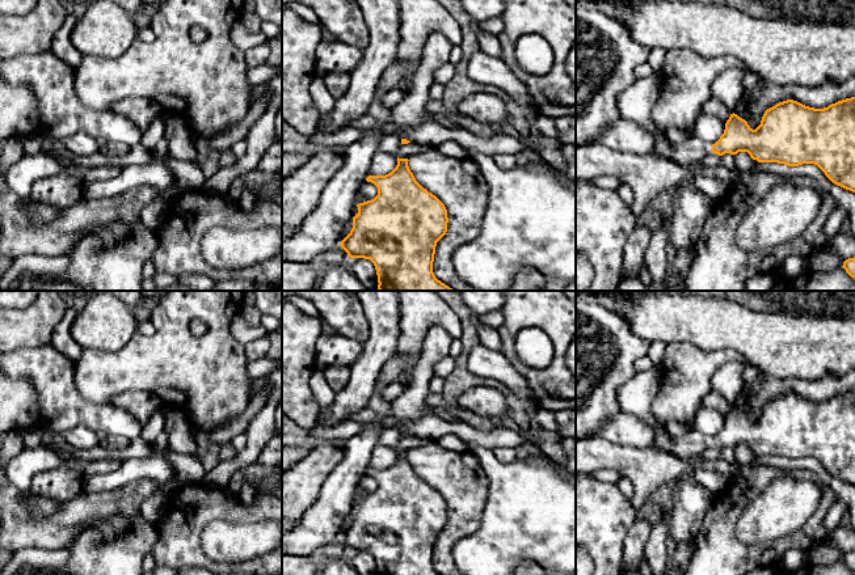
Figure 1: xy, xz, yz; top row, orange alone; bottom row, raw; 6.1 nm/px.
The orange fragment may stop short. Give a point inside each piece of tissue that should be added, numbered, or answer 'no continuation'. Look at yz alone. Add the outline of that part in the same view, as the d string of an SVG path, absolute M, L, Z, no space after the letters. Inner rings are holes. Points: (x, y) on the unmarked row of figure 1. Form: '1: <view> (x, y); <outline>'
1: yz (694, 443); M691 428L686 435L673 436L667 432L657 432L653 448L675 454L679 458L702 457L704 451L712 444L709 436Z

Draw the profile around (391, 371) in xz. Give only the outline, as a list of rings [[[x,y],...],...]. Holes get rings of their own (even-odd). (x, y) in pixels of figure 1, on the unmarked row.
[[[396,352],[383,365],[379,376],[376,377],[374,392],[367,402],[367,409],[372,410],[379,418],[391,415],[391,401],[387,401],[382,392],[388,384],[397,380],[400,373],[408,365],[408,358],[403,354]]]

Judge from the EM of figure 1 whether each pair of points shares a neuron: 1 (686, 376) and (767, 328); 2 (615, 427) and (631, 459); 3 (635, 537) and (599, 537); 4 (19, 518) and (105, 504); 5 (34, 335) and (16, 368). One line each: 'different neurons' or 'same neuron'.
1: different neurons
2: different neurons
3: different neurons
4: same neuron
5: different neurons

